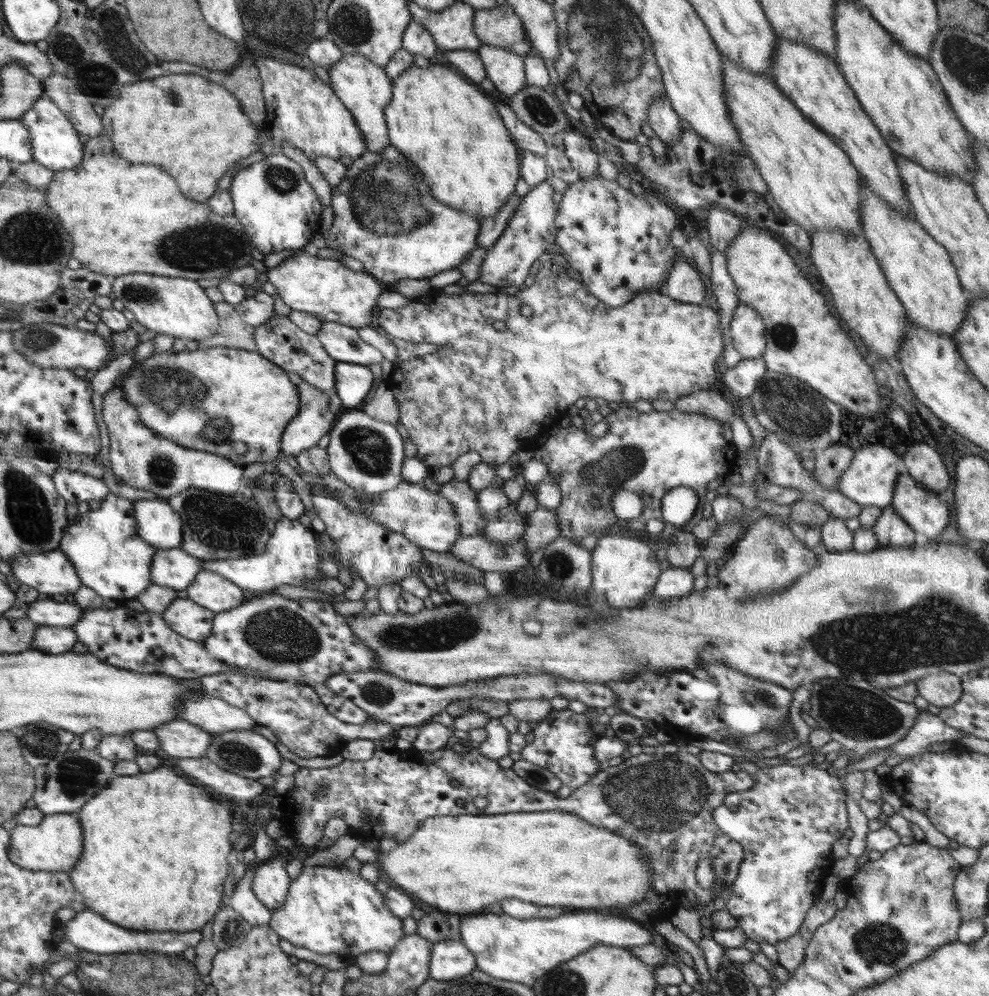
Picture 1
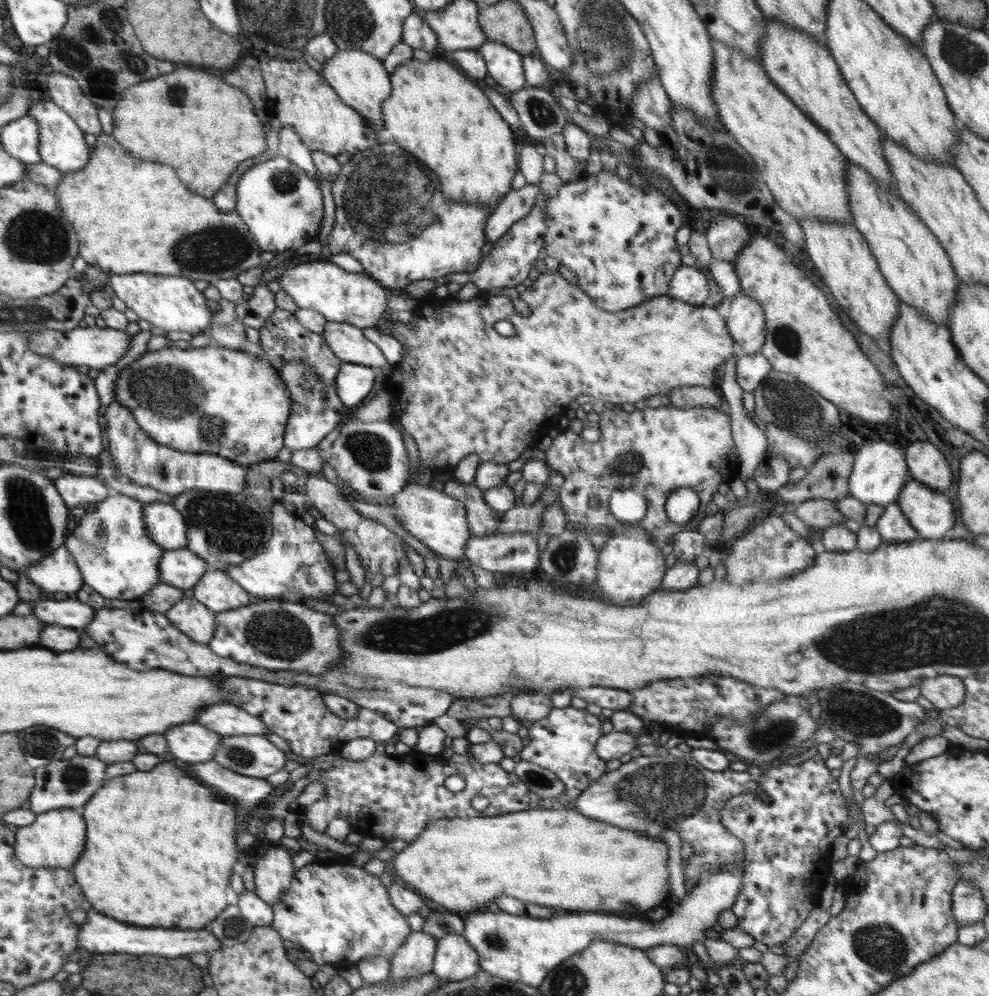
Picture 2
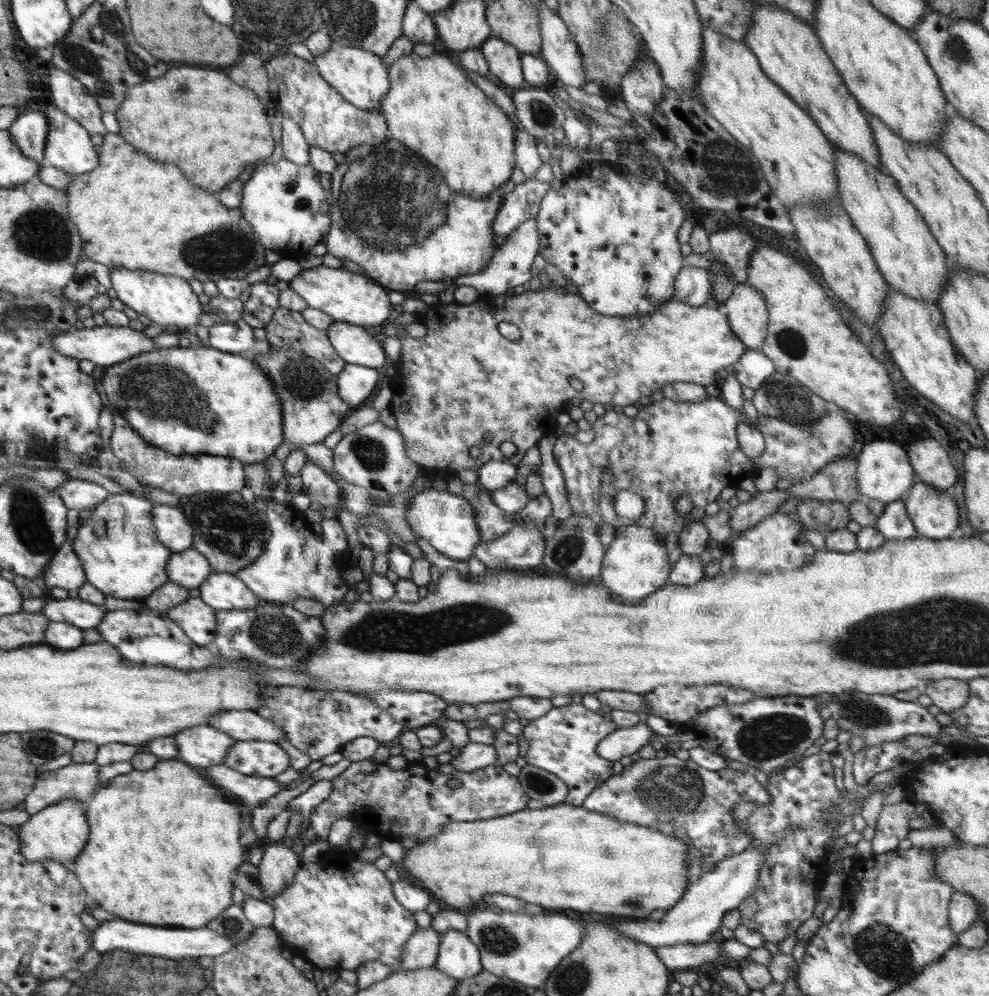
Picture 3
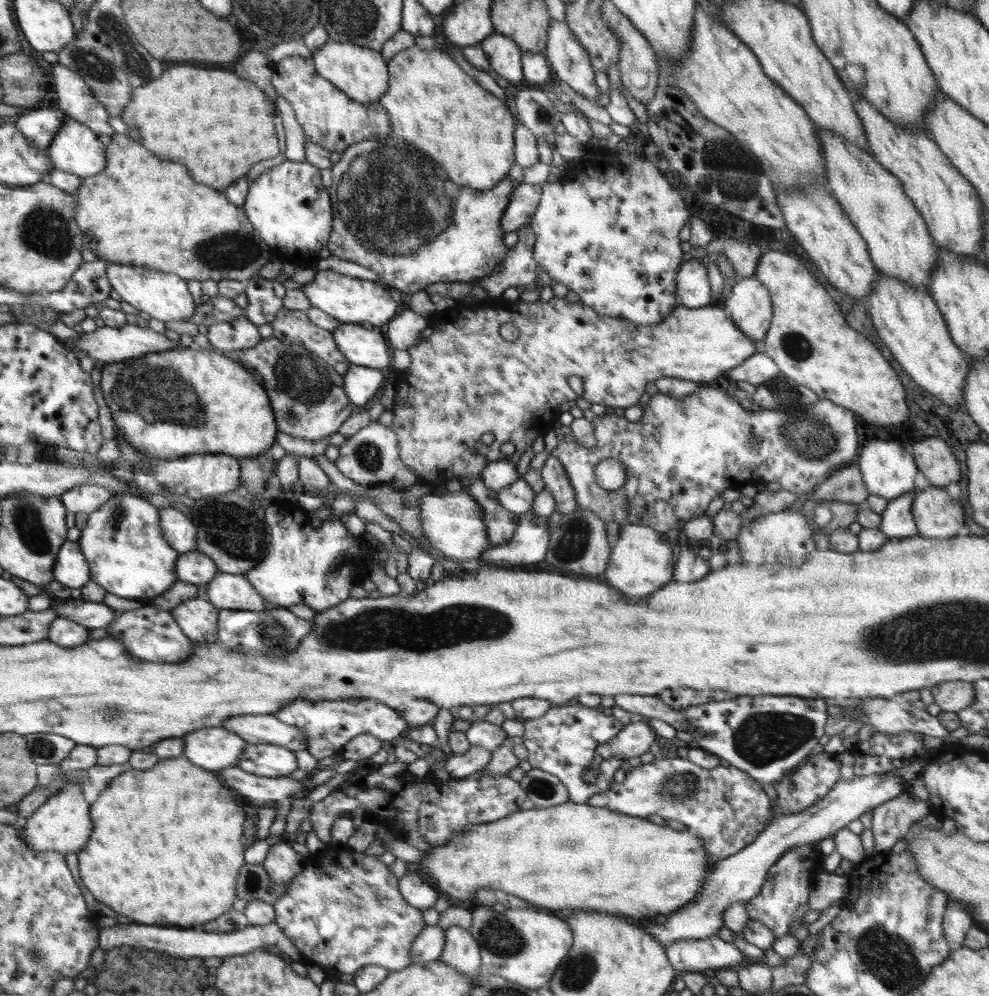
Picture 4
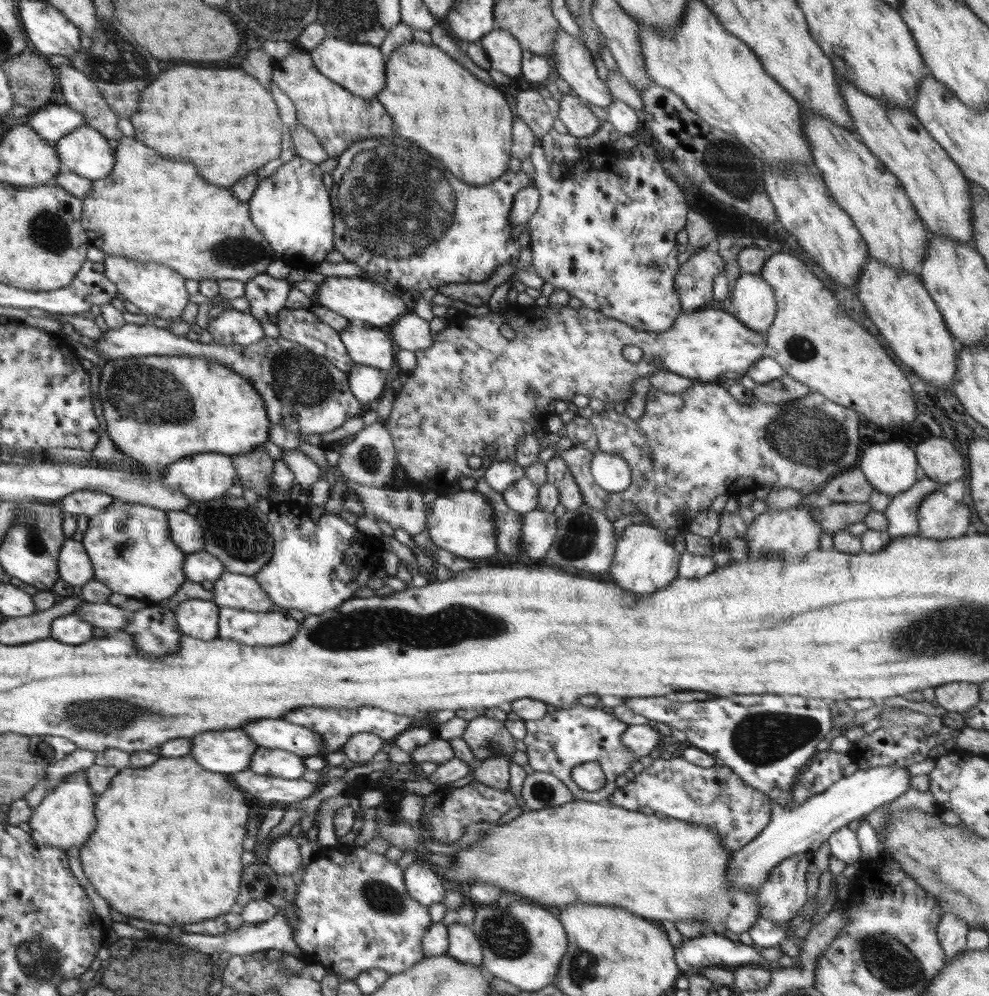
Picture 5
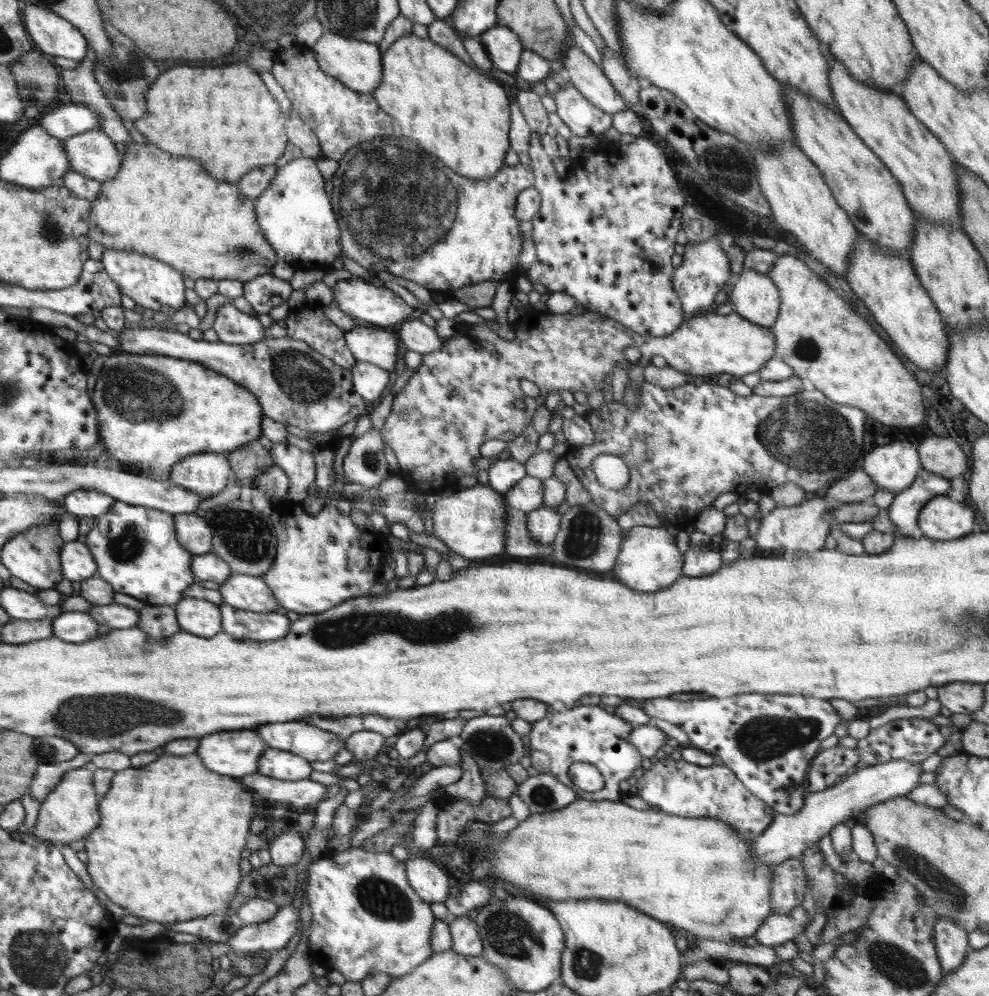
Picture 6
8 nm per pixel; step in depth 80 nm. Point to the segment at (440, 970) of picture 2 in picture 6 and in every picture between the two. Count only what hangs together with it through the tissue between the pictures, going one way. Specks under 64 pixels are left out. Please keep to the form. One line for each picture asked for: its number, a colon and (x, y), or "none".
3: (458, 957)
4: (461, 952)
5: (464, 946)
6: (464, 932)

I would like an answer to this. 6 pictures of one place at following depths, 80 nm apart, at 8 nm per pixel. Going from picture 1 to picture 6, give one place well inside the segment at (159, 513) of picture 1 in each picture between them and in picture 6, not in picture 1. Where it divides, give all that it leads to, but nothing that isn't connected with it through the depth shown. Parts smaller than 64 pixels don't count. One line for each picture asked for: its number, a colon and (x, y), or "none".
2: (167, 526)
3: (173, 528)
4: (178, 526)
5: (186, 530)
6: (195, 532)

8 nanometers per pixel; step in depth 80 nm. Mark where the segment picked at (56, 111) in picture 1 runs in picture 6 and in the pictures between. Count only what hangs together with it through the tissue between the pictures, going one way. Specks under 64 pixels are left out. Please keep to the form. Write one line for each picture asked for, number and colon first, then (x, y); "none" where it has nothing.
2: (62, 145)
3: (68, 147)
4: (76, 149)
5: (85, 151)
6: (93, 154)

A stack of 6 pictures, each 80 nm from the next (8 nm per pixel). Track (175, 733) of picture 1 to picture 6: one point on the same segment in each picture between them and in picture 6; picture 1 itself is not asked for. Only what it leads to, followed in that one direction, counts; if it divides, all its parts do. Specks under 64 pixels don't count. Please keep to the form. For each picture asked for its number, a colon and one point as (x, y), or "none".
2: (192, 743)
3: (203, 746)
4: (215, 749)
5: (229, 751)
6: (237, 753)

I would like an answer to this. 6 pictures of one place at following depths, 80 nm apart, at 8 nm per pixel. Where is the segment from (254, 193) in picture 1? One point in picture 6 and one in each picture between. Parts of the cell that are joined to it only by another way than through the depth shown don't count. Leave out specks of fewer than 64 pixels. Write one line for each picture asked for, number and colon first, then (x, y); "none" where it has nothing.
2: (280, 203)
3: (284, 203)
4: (287, 204)
5: (291, 207)
6: (294, 212)

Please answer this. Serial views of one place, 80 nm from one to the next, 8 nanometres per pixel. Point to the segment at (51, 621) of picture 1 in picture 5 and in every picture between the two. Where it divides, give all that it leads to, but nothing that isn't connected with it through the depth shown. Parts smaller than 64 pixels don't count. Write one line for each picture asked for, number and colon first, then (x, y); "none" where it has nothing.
2: (72, 613)
3: (75, 611)
4: (92, 614)
5: (102, 615)

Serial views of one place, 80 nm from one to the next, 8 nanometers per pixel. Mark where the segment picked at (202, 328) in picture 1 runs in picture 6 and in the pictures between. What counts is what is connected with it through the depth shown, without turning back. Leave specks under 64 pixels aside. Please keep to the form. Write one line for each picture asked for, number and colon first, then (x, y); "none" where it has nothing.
2: (173, 303)
3: (165, 299)
4: (163, 295)
5: (157, 289)
6: (151, 283)

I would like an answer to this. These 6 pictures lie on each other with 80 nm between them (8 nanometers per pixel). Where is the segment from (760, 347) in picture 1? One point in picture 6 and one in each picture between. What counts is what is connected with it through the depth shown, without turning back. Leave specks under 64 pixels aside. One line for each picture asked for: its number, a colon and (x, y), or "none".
2: (746, 322)
3: (747, 314)
4: (749, 304)
5: (753, 302)
6: (755, 297)

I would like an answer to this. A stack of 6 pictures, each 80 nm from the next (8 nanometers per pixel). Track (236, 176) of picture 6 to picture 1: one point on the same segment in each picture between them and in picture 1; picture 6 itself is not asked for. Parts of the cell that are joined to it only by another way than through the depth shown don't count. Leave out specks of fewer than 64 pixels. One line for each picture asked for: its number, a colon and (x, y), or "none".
1: (191, 127)
2: (203, 145)
3: (200, 119)
4: (219, 126)
5: (229, 124)

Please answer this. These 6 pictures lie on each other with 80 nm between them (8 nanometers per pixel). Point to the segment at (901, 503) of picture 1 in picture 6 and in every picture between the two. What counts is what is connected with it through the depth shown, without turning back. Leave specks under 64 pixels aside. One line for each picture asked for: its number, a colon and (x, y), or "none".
2: (929, 511)
3: (935, 515)
4: (937, 515)
5: (939, 517)
6: (941, 518)

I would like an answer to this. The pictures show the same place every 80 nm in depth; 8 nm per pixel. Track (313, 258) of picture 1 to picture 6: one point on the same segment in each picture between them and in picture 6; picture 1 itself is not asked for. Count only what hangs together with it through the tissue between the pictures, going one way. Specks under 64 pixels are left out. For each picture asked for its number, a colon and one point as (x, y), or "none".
2: (346, 297)
3: (349, 297)
4: (348, 299)
5: (359, 300)
6: (363, 301)

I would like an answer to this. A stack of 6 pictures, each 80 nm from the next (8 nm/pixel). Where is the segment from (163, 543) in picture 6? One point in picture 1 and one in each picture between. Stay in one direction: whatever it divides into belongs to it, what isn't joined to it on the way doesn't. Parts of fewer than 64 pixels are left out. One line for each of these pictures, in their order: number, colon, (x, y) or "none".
1: (110, 557)
2: (118, 559)
3: (120, 551)
4: (122, 541)
5: (129, 545)

